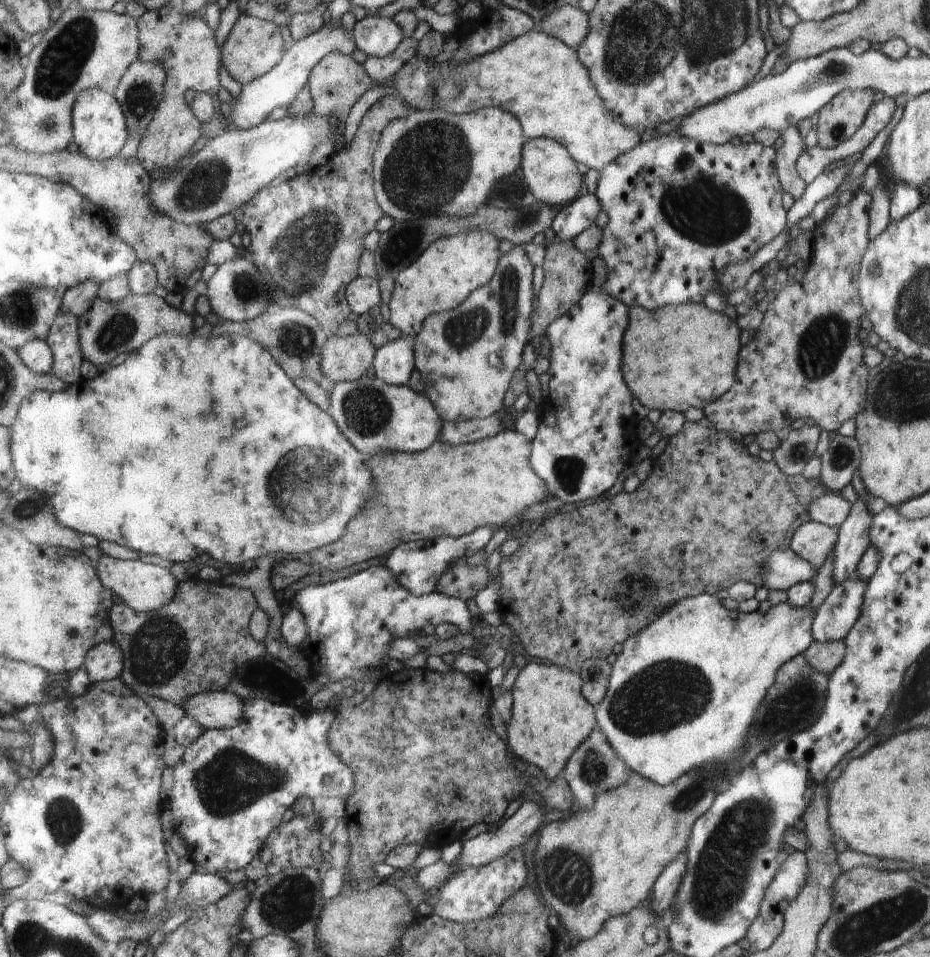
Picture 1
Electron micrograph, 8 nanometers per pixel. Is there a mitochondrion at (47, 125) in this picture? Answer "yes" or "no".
yes

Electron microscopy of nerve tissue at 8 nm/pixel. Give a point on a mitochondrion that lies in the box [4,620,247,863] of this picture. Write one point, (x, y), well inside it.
(64, 820)

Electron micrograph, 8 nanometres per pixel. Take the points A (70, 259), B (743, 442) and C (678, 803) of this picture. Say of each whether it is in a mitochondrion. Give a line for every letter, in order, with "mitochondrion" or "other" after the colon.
A: other
B: other
C: mitochondrion

